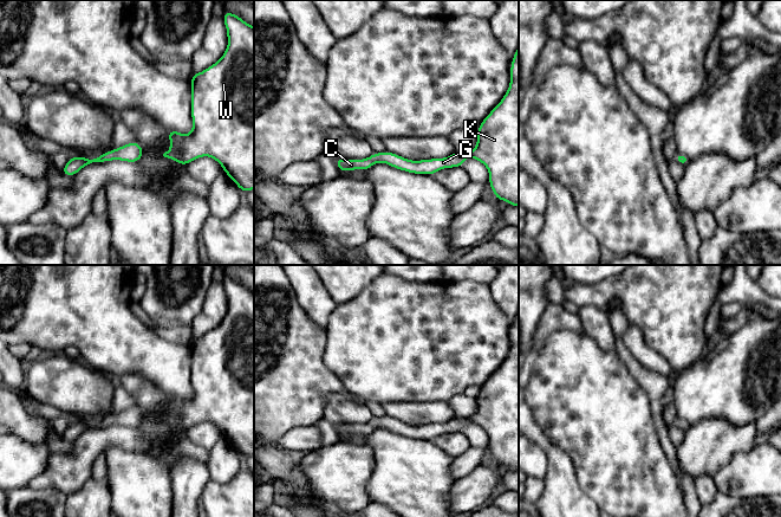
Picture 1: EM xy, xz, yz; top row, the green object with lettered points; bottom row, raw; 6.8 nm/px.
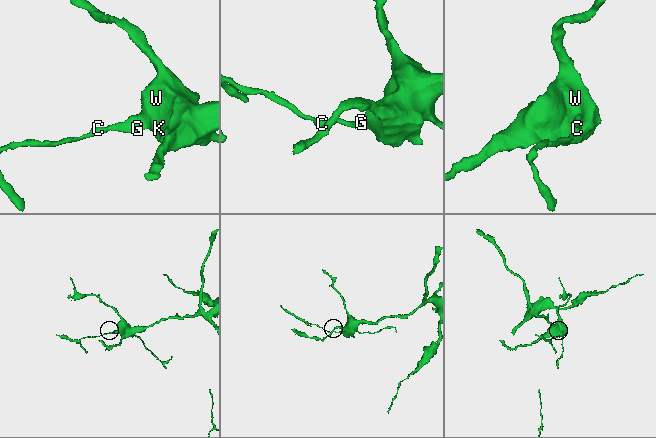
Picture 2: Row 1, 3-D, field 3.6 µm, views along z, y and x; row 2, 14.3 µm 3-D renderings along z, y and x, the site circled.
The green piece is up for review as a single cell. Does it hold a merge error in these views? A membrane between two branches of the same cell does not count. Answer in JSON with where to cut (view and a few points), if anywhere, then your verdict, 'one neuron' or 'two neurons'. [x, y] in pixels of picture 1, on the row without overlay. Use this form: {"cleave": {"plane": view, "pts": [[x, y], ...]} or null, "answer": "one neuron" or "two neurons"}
{"cleave": null, "answer": "one neuron"}

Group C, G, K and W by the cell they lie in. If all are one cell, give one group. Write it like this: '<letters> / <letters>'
C G K W

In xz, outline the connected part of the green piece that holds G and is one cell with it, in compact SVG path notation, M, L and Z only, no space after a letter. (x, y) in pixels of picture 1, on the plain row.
M519 310L510 329L510 349L501 367L481 387L477 396L477 409L470 418L454 418L443 424L412 426L390 416L373 418L363 425L338 424L334 426L340 437L367 435L375 428L386 428L396 434L411 439L432 440L442 433L462 432L468 422L483 428L489 437L489 451L495 464L503 465L513 472L519 472Z

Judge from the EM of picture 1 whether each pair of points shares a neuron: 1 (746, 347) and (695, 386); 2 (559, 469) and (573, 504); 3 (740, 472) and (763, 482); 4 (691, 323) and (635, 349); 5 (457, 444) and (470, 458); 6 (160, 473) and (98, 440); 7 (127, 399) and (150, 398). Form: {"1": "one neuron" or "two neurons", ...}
{"1": "one neuron", "2": "one neuron", "3": "one neuron", "4": "two neurons", "5": "two neurons", "6": "two neurons", "7": "two neurons"}

